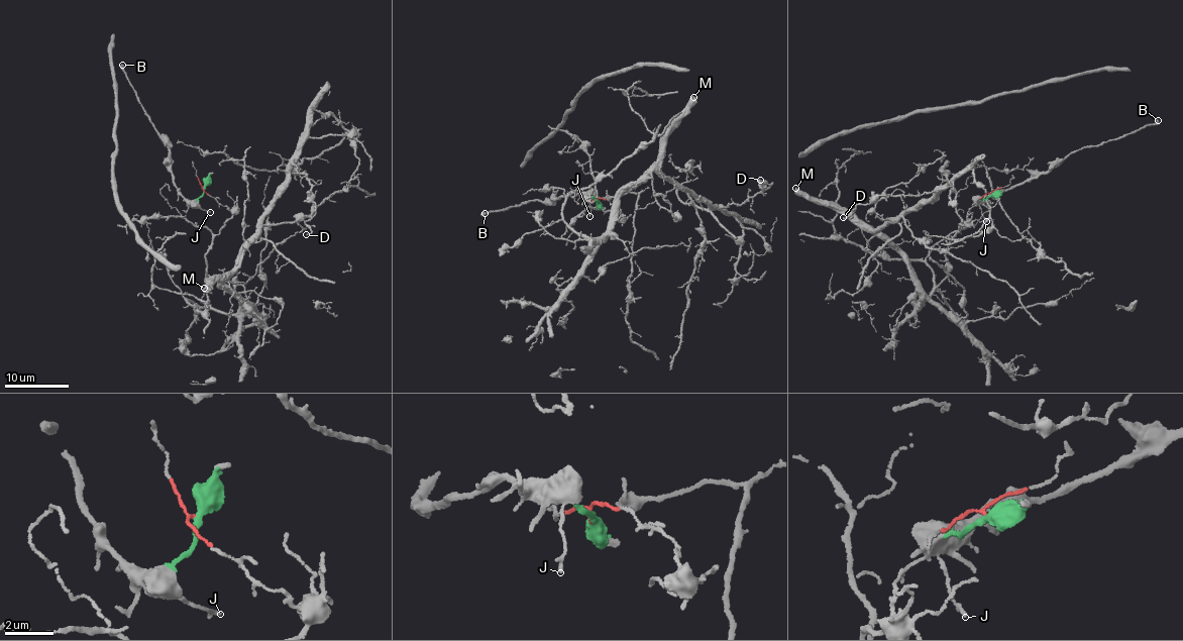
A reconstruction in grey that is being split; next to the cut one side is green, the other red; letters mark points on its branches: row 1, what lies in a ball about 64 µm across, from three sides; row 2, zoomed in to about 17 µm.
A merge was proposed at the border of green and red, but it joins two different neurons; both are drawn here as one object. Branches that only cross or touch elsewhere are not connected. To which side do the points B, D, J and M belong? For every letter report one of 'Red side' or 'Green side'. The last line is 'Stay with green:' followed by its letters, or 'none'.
B: Green side
D: Red side
J: Green side
M: Red side
Stay with green: B, J

